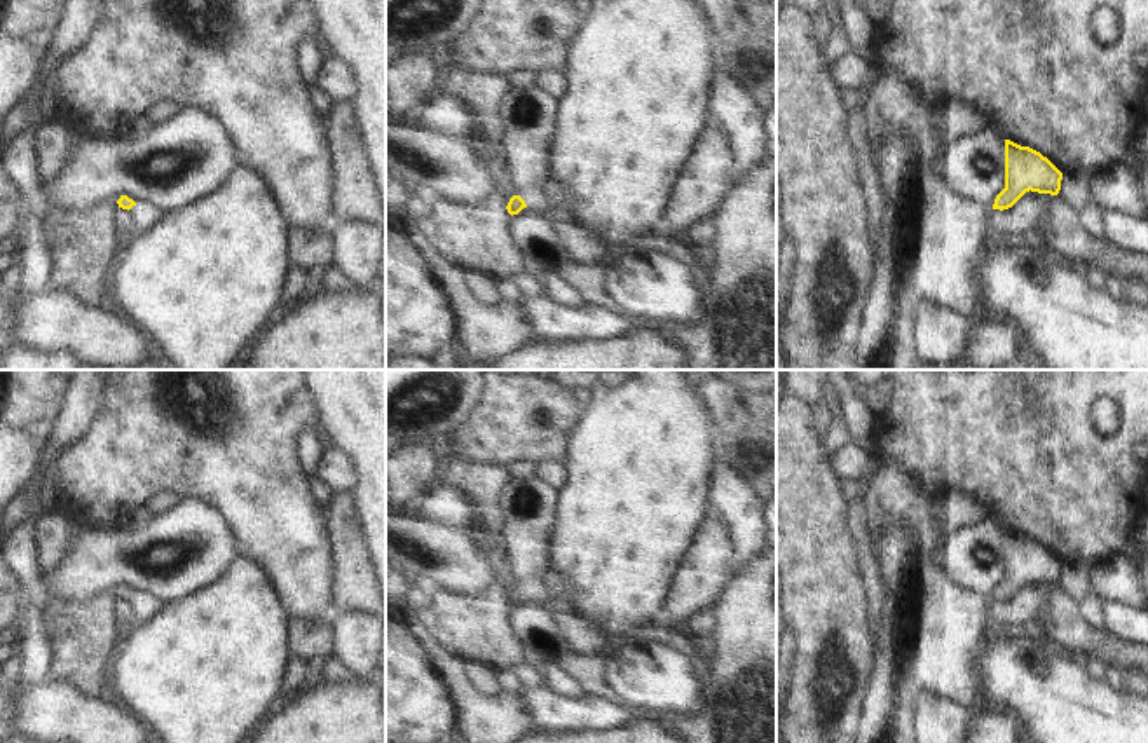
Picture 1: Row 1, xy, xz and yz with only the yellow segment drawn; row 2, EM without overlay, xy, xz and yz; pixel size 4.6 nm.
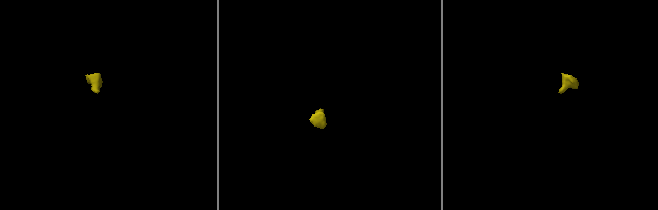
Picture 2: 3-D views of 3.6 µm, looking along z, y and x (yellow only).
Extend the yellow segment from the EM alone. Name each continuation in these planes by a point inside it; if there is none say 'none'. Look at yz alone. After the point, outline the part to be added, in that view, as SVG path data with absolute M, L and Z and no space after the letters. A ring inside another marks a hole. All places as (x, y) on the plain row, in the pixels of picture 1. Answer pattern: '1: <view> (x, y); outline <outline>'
none

